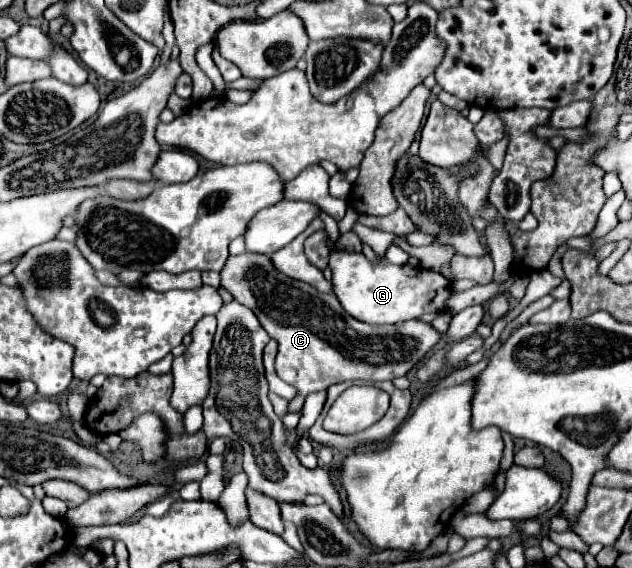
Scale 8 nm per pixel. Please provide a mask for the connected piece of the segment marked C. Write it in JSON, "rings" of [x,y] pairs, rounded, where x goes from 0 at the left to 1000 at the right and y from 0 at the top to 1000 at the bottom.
{"rings":[[[388,444],[362,451],[350,475],[350,504],[362,511],[375,532],[394,539],[419,585],[438,599],[438,662],[470,683],[470,697],[457,708],[457,725],[476,722],[483,694],[517,687],[524,676],[546,669],[603,673],[641,662],[698,595],[682,570],[666,563],[644,563],[619,574],[568,567],[546,553],[527,518],[508,518],[483,496],[454,489],[438,479],[429,454],[416,447]]]}

